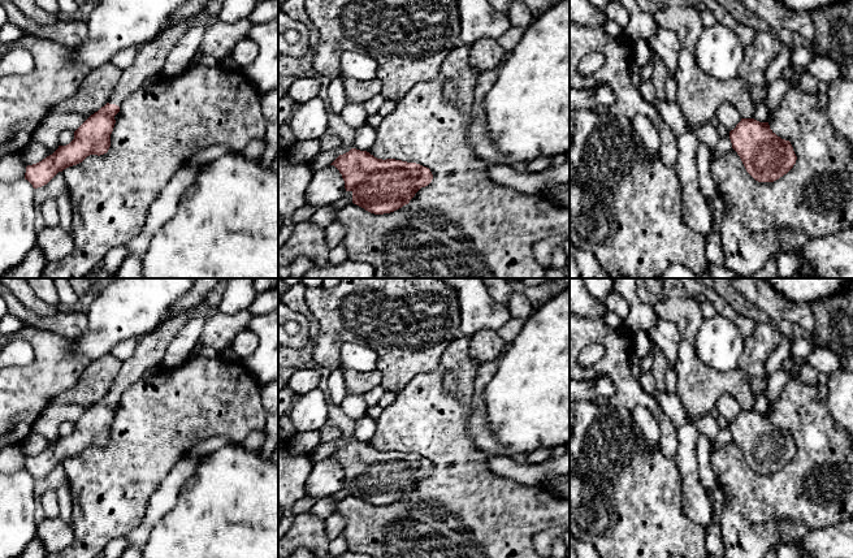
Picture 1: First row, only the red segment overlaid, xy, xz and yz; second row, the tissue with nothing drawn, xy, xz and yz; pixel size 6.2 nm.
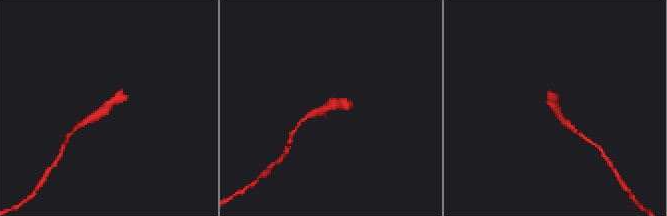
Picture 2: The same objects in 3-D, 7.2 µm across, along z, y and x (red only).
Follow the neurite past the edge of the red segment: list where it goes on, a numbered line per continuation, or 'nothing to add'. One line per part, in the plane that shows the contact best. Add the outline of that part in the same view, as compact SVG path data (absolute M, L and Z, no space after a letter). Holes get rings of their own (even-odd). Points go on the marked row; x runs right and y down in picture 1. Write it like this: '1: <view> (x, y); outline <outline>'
1: xy (150, 57); outline M204 10L166 25L155 40L139 47L133 65L124 70L108 103L120 107L126 98L142 88L150 77L161 74L169 52L203 13Z

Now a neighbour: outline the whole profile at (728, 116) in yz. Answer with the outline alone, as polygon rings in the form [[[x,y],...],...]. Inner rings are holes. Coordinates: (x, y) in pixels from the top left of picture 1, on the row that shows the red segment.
[[[722,103],[716,109],[716,117],[727,130],[733,130],[736,125],[741,121],[741,114],[729,103]]]

